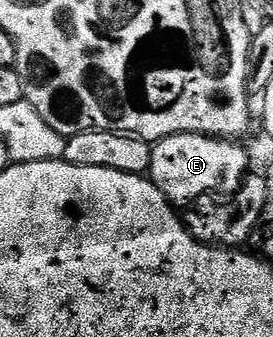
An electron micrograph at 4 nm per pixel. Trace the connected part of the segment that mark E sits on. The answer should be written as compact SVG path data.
M176 134L161 138L158 142L152 143L153 155L148 177L171 204L178 204L177 202L192 204L199 196L214 192L218 195L230 194L240 188L241 182L251 170L249 154L240 146L241 144L240 141L218 138L212 134Z

